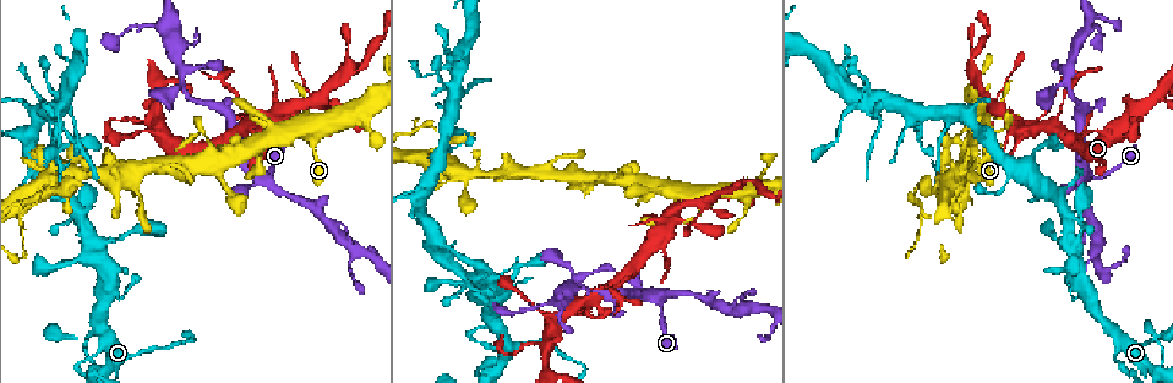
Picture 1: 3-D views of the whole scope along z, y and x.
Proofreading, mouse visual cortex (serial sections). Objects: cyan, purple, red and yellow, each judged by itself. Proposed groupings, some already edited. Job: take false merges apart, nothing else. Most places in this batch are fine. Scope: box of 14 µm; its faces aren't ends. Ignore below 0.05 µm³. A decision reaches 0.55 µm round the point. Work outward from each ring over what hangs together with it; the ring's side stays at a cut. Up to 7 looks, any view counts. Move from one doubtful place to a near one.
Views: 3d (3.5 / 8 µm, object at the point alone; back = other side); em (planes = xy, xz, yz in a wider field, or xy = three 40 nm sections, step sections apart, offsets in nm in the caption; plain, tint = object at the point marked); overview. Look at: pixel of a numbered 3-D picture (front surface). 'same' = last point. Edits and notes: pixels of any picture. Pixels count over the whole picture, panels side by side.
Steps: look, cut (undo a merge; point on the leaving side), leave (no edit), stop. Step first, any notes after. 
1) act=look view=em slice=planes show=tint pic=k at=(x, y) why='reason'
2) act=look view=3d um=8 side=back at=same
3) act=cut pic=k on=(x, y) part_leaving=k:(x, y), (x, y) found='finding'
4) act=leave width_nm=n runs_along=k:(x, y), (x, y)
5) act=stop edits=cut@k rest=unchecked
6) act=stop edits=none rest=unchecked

act=look view=3d um=8 pic=1 at=(1093, 177) why='four or more arms meet'

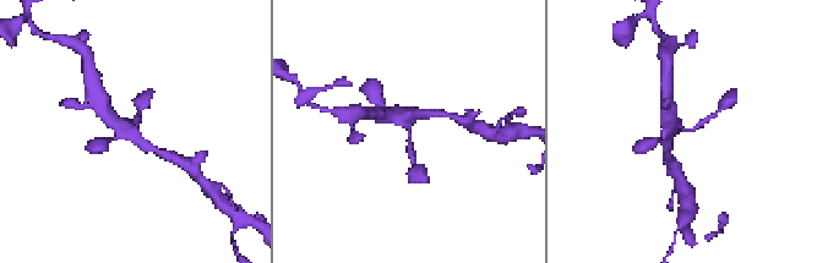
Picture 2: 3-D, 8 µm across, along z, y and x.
act=look view=3d um=3.5 side=back pic=2 at=(409, 130) why='zoom in'

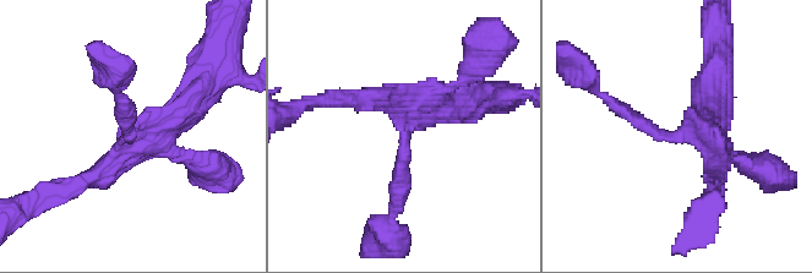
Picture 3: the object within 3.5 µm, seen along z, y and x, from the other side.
act=look view=em slice=planes show=tint pic=3 at=(402, 138) arms=4 arm_widths_nm=200,300,300,300

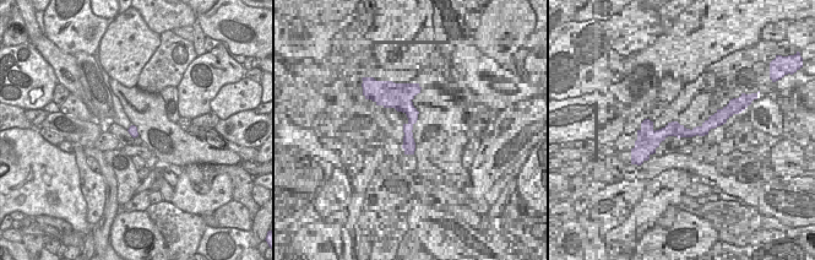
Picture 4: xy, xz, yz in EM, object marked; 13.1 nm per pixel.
act=leave runs_along=3:(394, 203), (407, 129), (463, 107) found='continuous, no second cell'

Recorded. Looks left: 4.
act=look view=3d um=3.5 side=back pic=1 at=(347, 69) why='branch point'

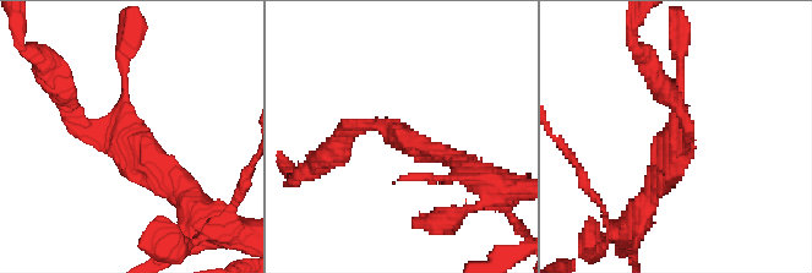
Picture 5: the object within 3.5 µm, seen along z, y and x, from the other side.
act=look view=em slice=xy step=1 show=tint pic=5 at=(396, 133) why='need the tissue'

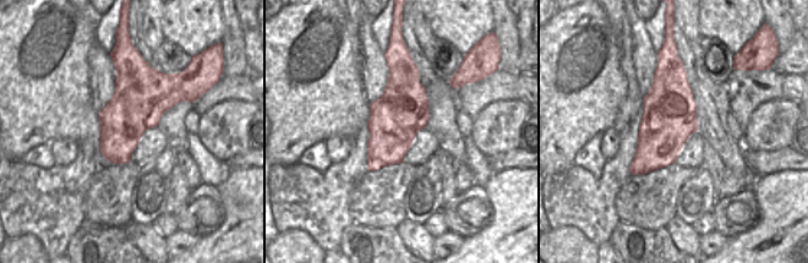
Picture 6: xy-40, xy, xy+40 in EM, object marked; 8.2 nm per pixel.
act=leave found='one cell here'

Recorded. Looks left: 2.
act=stop edits=none rest=unchecked

